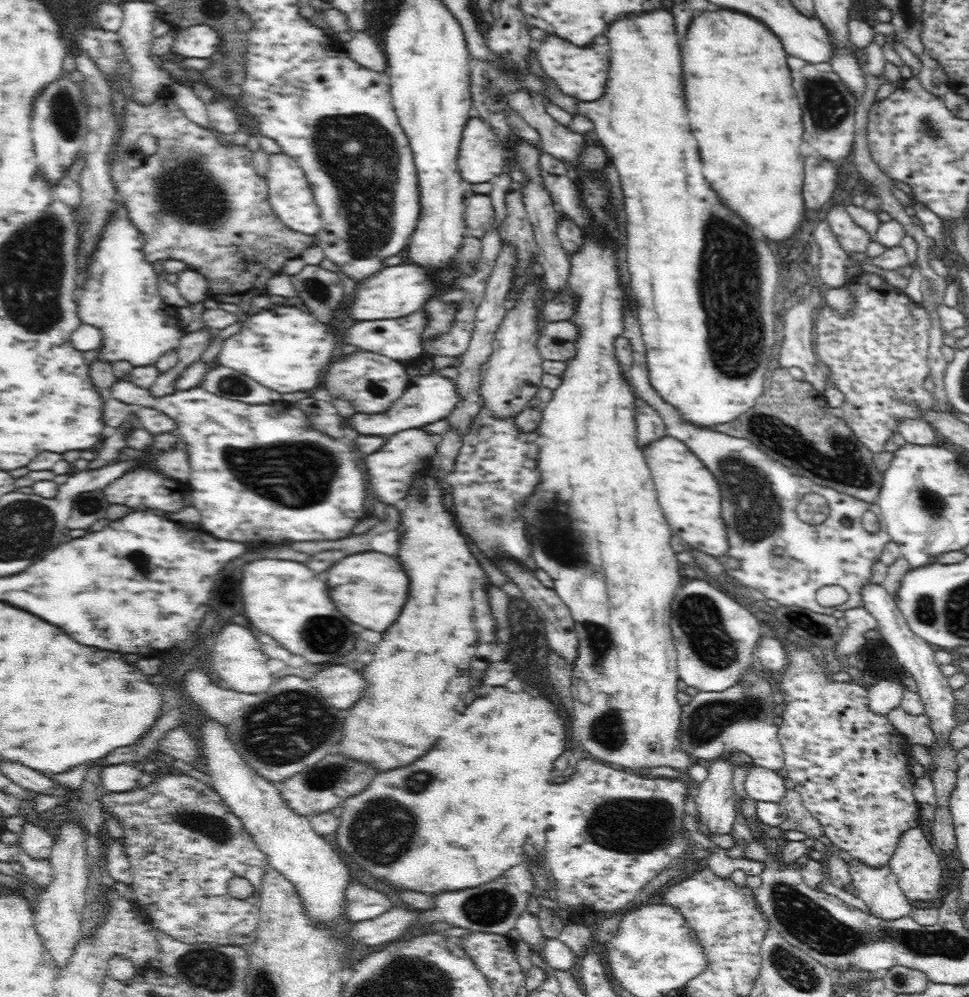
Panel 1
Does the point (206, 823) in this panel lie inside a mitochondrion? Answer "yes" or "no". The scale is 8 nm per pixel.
yes

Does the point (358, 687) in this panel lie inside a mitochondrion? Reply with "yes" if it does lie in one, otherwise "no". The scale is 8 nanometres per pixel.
no

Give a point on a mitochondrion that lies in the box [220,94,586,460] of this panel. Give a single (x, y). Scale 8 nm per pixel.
(358, 153)

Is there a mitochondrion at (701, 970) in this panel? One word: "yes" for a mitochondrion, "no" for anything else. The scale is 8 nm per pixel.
no

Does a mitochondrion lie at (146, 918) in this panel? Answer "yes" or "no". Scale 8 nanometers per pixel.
no

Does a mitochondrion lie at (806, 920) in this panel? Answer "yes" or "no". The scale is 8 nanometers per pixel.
yes

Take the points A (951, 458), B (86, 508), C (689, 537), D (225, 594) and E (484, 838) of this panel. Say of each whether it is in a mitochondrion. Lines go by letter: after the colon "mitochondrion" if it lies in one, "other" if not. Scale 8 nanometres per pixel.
A: other
B: mitochondrion
C: other
D: other
E: other

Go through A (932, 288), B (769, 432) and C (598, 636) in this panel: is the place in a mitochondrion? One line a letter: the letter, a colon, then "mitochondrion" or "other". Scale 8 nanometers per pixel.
A: other
B: mitochondrion
C: mitochondrion

